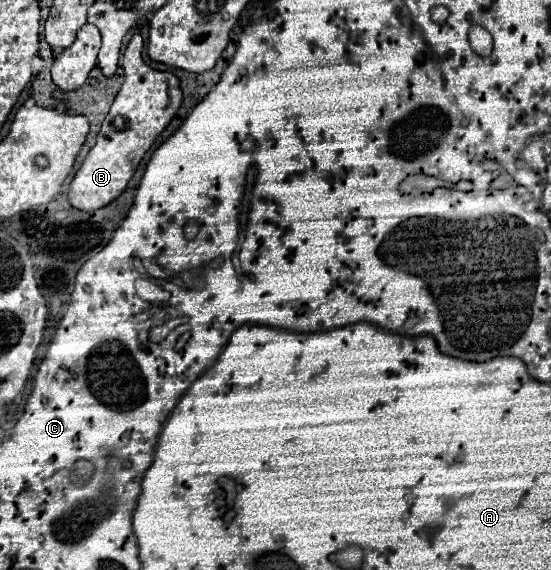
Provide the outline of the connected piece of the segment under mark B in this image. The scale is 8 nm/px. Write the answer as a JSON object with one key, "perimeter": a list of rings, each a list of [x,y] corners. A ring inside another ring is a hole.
{"perimeter":[[[134,34],[124,52],[124,84],[108,116],[102,122],[94,148],[88,152],[86,160],[82,162],[70,184],[68,200],[78,210],[92,212],[104,208],[126,190],[128,180],[136,172],[140,160],[150,150],[160,132],[170,124],[182,104],[178,78],[170,72],[158,72],[150,68],[142,60],[142,46],[142,36]]]}

